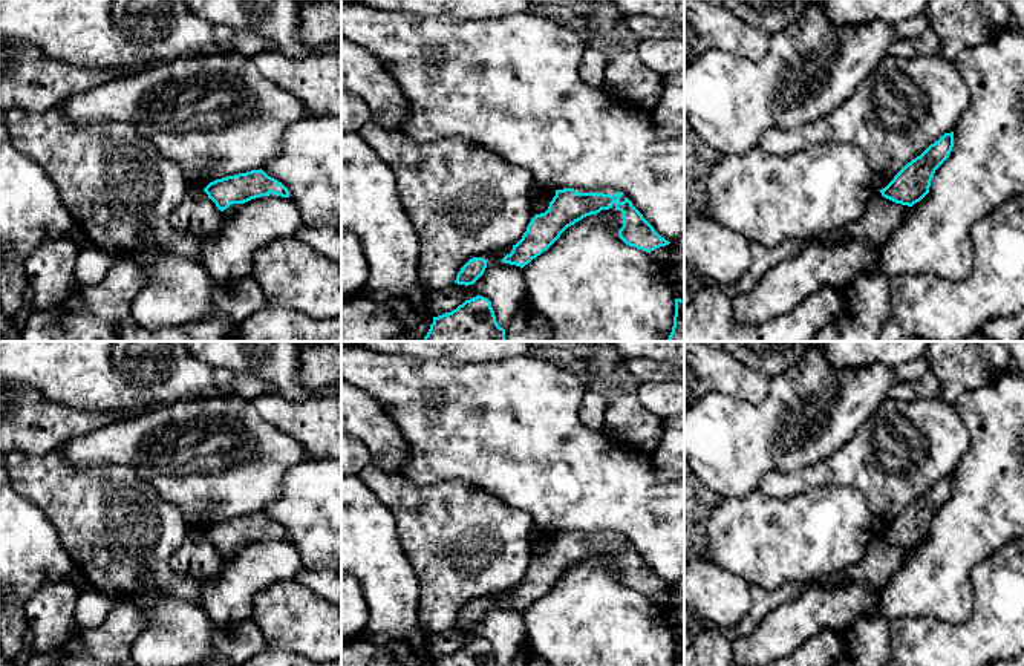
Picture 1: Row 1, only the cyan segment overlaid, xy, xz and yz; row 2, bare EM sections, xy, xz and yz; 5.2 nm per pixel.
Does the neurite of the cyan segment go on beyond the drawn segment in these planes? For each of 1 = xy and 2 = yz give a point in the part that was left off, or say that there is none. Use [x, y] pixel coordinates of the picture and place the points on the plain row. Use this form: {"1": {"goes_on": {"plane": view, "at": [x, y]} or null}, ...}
{"1": {"goes_on": {"plane": "xy", "at": [234, 550]}}, "2": {"goes_on": null}}

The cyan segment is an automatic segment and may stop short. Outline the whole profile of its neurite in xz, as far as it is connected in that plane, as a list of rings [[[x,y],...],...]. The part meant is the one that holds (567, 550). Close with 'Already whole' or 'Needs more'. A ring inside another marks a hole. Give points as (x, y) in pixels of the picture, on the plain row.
[[[614,531],[556,533],[548,553],[531,562],[522,582],[513,588],[511,596],[502,605],[523,611],[546,594],[568,570],[612,550],[623,556],[618,580],[626,588],[651,596],[670,586],[654,573],[628,540],[623,545],[620,540],[621,536]]]. Needs more

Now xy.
[[[262,511],[216,522],[204,534],[223,559],[231,559],[242,547],[256,540],[269,539],[271,536],[289,540],[288,531],[277,522],[268,519]]]. Needs more

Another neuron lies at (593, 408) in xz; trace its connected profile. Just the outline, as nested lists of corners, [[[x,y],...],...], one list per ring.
[[[588,390],[580,404],[579,420],[589,429],[602,430],[606,410],[608,401],[597,392]]]

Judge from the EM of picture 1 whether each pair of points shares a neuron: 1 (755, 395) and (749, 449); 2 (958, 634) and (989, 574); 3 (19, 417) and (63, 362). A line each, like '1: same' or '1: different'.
1: different
2: same
3: different

